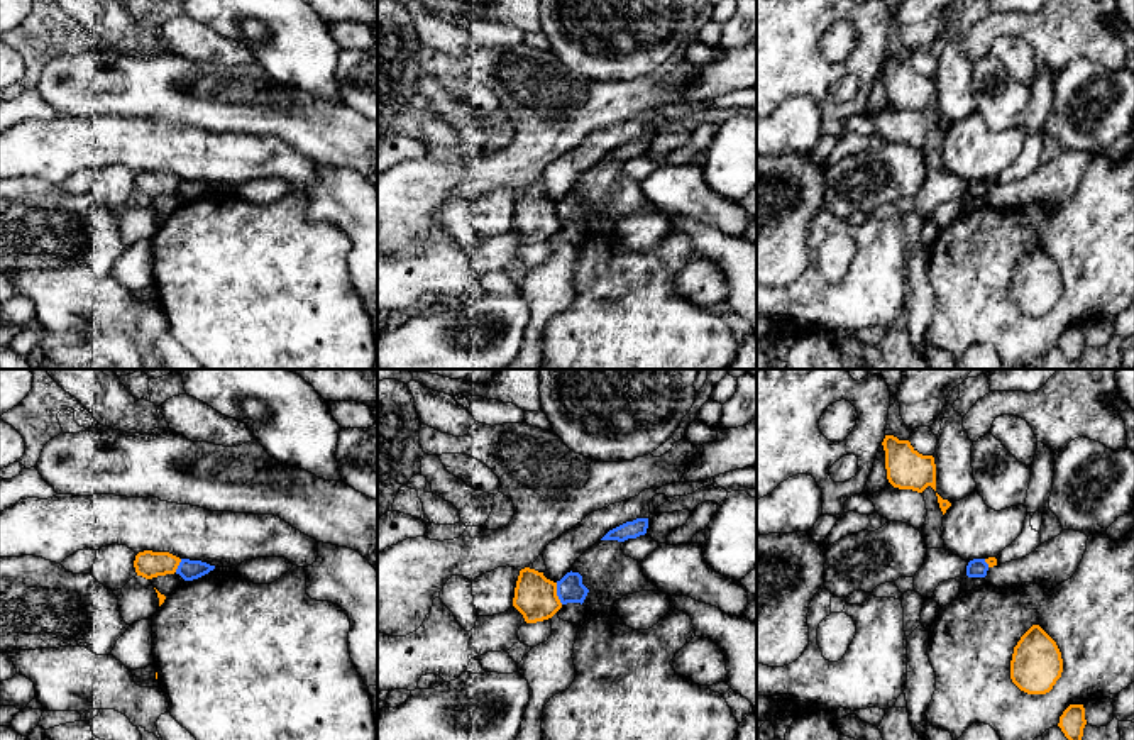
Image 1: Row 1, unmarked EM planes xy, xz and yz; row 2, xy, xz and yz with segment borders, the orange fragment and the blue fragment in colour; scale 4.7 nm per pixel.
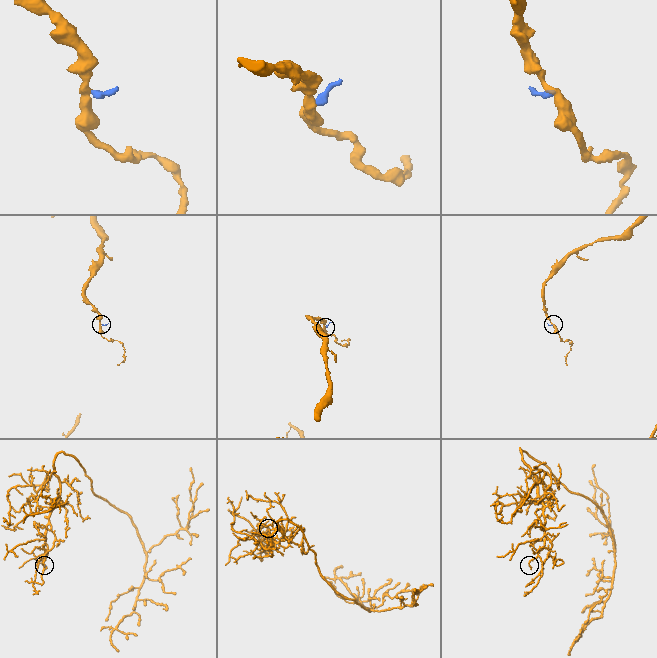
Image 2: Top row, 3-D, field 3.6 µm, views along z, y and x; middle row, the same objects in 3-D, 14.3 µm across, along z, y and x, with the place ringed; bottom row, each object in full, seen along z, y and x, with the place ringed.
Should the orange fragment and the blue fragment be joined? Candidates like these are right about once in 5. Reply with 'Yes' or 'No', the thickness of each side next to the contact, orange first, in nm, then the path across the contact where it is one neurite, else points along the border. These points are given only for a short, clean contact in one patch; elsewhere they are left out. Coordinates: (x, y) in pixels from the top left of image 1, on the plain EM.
No. Thickness 200 nm (orange) against 130 nm. Boundary: xz (555, 204), (555, 214), (562, 224)

